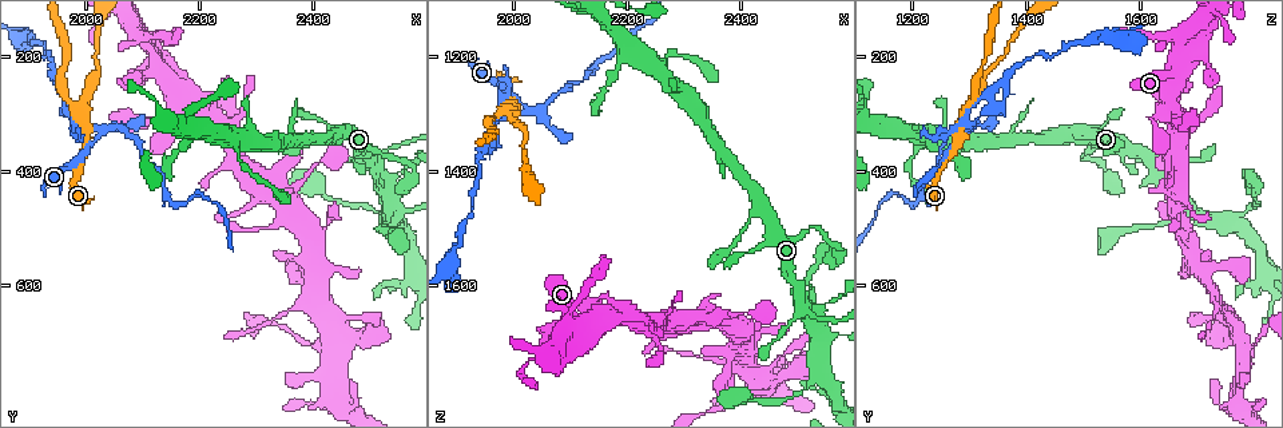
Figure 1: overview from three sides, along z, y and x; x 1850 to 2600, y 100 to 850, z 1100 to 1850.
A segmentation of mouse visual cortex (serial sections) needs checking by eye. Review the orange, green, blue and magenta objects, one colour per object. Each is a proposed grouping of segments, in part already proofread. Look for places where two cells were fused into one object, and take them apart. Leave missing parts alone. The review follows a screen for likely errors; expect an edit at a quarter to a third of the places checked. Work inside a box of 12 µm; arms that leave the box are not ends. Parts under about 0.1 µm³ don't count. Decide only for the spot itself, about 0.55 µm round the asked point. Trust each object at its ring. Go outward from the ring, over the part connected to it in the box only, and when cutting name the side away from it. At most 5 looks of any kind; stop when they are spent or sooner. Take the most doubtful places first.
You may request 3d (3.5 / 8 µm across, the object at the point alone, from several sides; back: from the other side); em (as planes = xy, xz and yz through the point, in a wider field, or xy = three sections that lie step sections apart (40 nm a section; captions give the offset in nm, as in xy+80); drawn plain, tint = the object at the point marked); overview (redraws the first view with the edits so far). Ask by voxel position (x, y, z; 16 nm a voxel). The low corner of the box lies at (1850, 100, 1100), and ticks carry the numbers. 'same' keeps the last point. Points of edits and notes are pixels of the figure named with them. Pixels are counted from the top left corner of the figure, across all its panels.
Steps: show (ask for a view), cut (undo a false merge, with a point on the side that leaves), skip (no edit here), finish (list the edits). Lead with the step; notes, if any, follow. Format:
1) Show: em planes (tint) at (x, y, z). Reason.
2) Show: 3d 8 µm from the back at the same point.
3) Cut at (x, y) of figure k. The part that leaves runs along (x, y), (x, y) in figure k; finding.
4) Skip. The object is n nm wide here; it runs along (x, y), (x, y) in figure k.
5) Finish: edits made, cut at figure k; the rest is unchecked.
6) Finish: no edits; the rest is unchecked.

Show: 3d 3.5 µm at (2025, 335, 1295). A fork.

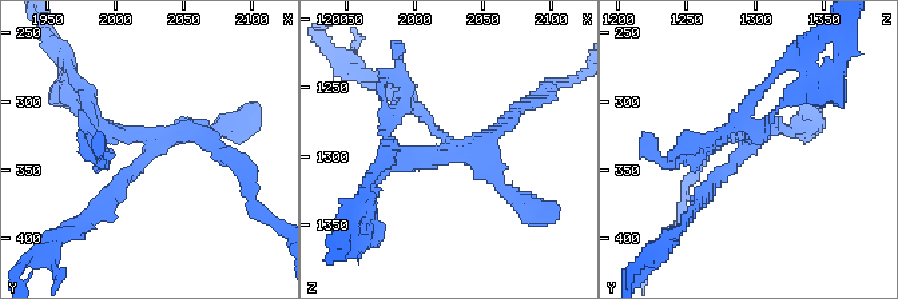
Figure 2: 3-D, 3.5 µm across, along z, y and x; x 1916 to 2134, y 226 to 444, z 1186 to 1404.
Show: em xy step 2 (tint) at (2026, 336, 1296).

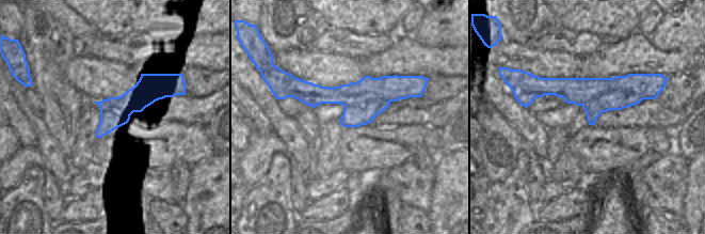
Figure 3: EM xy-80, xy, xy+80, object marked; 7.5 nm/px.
Cut at (402, 156) of figure 2. The object is 300 nm wide here; the part that leaves runs along (449, 151), (388, 147), (368, 182) in figure 2; a second cell is stuck on.

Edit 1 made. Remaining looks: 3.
Show: 3d 3.5 µm at (2540, 485, 1760). Thin arm on a thick one.

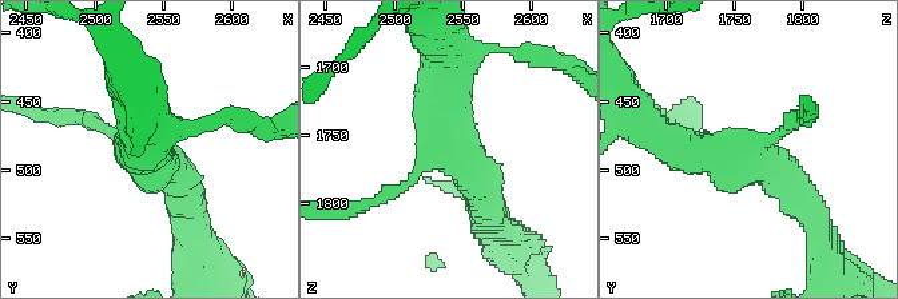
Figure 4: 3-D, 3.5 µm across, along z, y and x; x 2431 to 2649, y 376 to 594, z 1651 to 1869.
Show: em planes (tint) at (2536, 484, 1760). Shape alone is not enough.

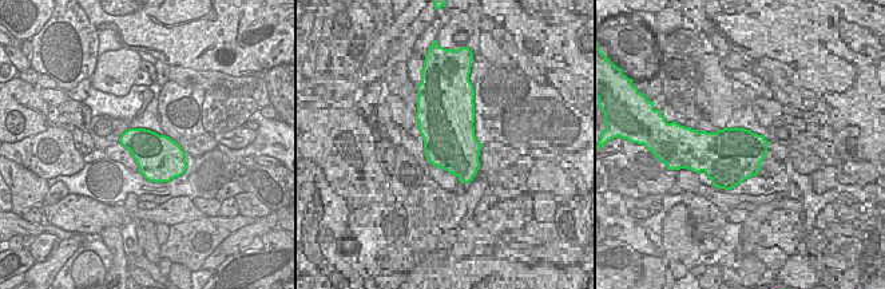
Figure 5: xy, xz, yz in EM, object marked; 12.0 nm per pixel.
Skip. The object is 550 nm wide here; it runs along (660, 138), (763, 162), (805, 203) in figure 4; continuous, no second cell.

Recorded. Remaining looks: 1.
Finish: edits made, cut at figure 2; the rest is unchecked.

